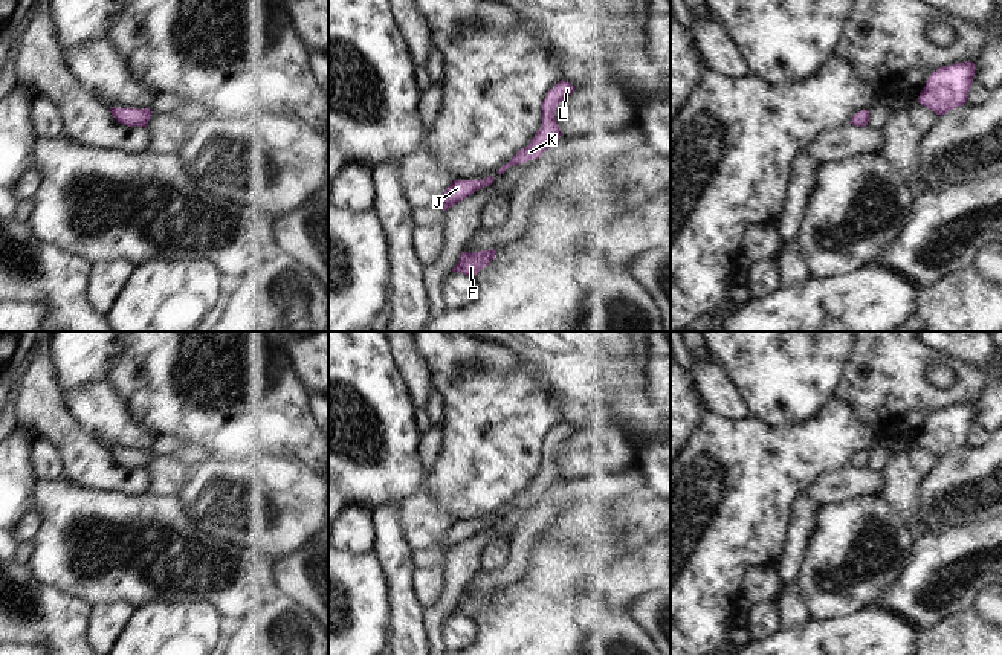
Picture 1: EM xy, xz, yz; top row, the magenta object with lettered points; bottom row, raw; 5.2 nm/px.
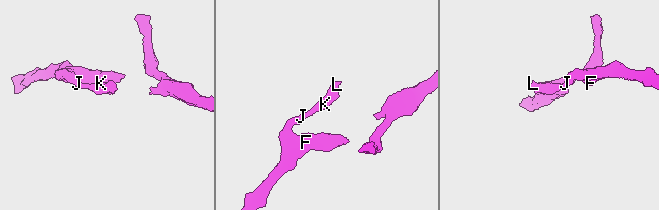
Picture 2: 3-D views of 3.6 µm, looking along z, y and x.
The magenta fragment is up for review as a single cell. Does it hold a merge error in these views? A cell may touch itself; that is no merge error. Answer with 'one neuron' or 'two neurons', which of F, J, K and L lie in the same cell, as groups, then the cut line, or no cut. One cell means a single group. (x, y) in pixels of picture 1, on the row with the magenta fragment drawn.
one neuron; groups F J K L; cut none

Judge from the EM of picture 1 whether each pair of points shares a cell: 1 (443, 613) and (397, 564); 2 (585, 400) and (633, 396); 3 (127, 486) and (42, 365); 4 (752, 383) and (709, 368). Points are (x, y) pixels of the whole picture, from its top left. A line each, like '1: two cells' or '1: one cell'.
1: two cells
2: one cell
3: one cell
4: two cells

